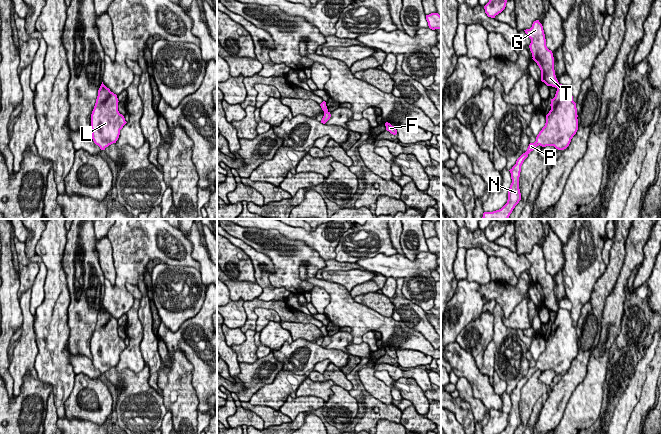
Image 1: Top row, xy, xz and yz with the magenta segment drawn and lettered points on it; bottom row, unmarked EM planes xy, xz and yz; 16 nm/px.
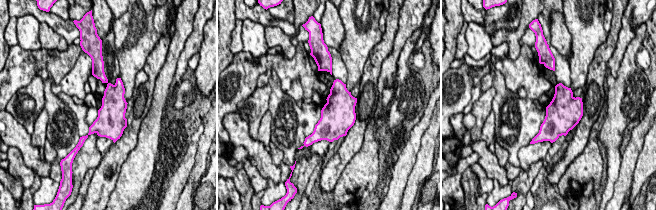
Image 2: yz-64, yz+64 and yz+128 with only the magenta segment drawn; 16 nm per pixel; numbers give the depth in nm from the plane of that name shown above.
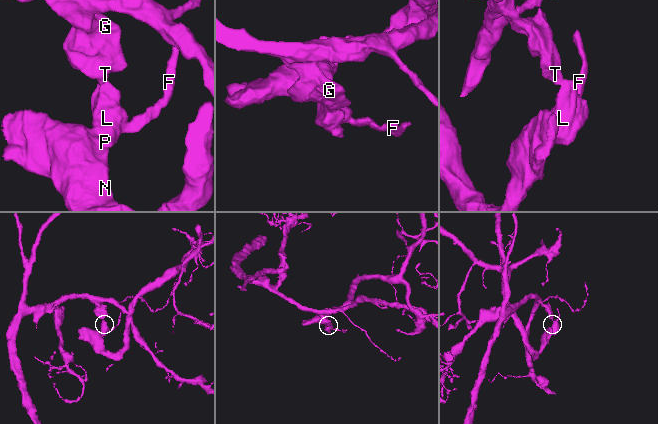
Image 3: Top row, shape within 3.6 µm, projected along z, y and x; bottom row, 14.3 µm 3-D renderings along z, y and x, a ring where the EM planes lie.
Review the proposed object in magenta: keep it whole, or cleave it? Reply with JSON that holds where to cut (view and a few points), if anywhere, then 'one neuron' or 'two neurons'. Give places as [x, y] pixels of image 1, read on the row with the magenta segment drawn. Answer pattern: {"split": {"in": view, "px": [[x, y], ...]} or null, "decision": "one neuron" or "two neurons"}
{"split": {"in": "yz", "px": [[559, 84], [556, 87]]}, "decision": "two neurons"}

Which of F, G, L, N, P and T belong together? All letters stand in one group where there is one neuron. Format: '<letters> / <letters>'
F L N P / G T

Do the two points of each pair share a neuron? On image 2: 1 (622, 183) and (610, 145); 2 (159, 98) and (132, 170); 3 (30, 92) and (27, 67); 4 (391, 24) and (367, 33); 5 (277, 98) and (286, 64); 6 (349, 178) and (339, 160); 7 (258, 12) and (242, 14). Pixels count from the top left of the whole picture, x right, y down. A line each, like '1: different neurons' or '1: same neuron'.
1: different neurons
2: same neuron
3: different neurons
4: different neurons
5: different neurons
6: different neurons
7: same neuron

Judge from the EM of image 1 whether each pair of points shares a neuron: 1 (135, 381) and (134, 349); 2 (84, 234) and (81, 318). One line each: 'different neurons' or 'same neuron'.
1: different neurons
2: same neuron

